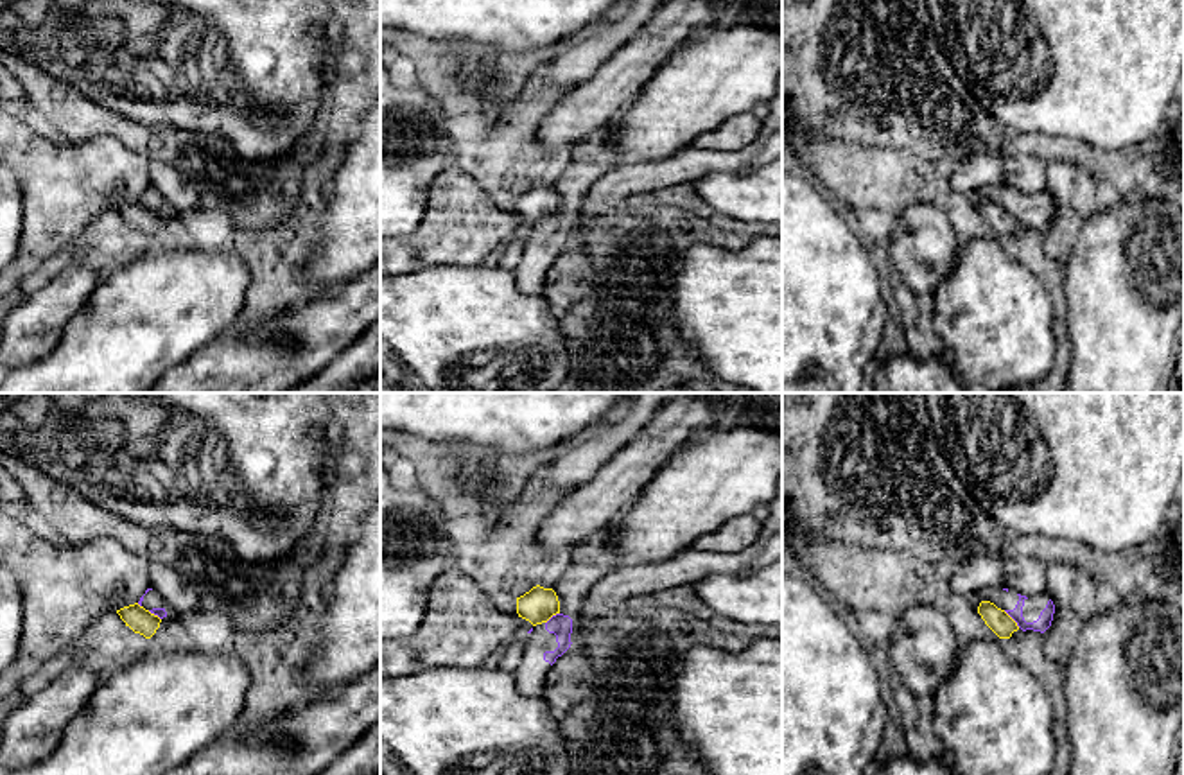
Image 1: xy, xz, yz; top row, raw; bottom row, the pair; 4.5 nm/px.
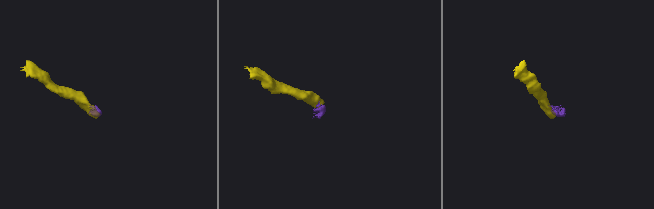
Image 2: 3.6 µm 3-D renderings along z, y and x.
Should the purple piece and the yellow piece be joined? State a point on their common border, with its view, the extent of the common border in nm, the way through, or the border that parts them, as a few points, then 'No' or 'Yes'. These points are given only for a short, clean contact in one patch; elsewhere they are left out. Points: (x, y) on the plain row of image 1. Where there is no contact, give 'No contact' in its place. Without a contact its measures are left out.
Touches purple at yz (1012, 216). Shared border 110 nm. Boundary: yz (1003, 208), (1019, 225). No

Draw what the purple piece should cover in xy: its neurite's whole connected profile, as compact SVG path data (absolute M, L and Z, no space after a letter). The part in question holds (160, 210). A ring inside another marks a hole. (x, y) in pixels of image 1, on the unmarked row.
M152 187L145 188L145 192L140 196L138 203L144 205L145 208L149 208L151 212L158 213L160 217L172 213L167 201Z

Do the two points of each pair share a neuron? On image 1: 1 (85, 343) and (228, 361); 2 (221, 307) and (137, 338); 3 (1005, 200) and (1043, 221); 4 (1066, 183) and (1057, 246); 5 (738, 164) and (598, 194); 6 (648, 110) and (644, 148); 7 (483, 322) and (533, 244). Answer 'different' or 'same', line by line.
1: different
2: same
3: same
4: same
5: same
6: same
7: different

